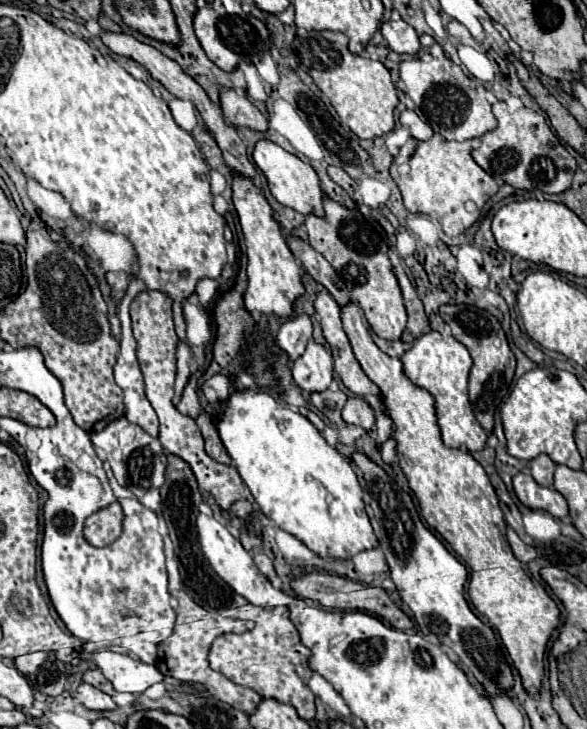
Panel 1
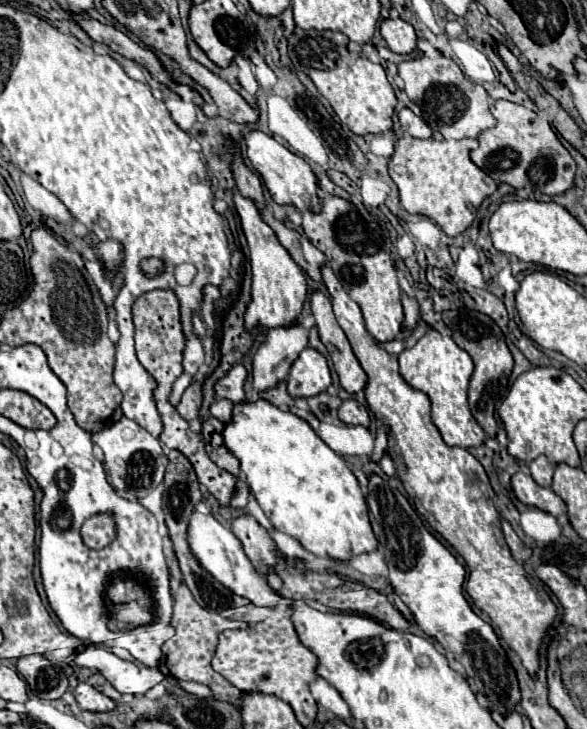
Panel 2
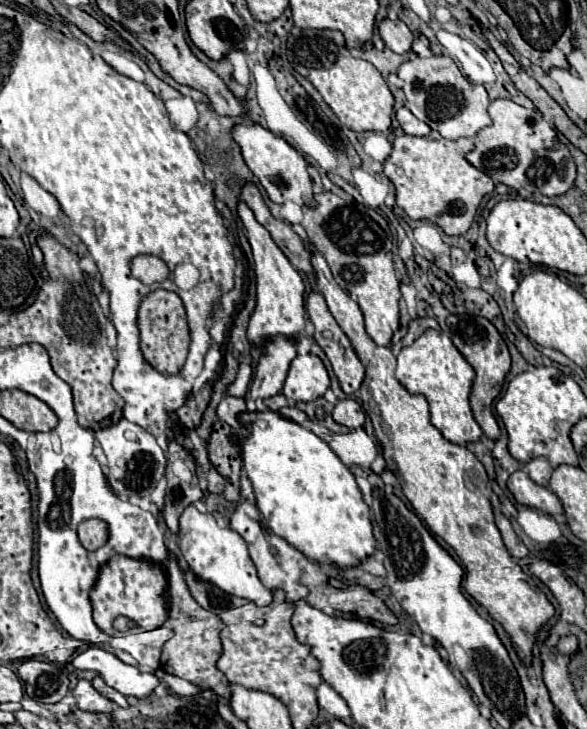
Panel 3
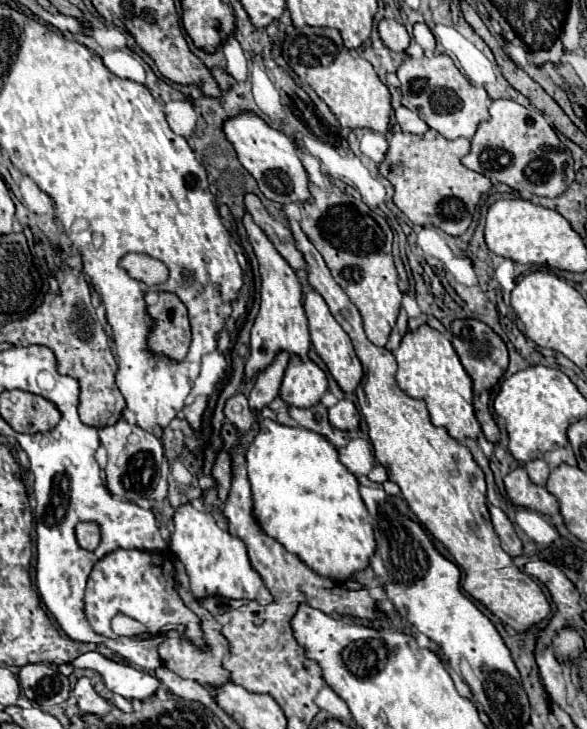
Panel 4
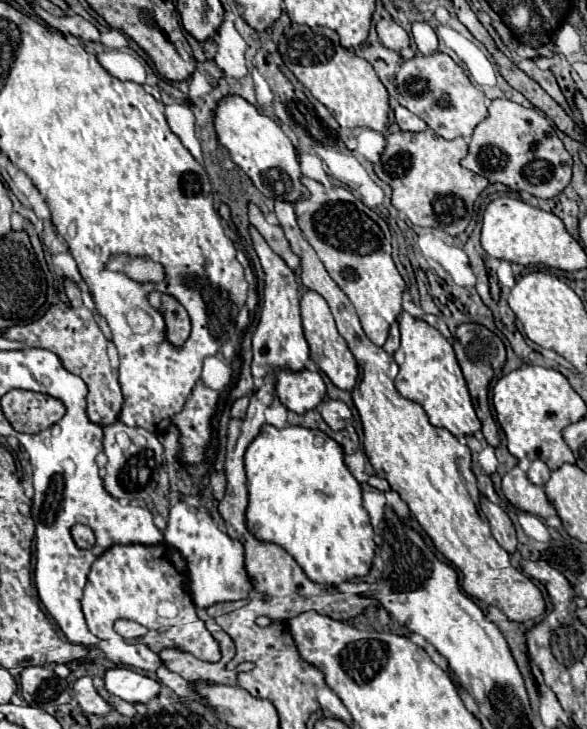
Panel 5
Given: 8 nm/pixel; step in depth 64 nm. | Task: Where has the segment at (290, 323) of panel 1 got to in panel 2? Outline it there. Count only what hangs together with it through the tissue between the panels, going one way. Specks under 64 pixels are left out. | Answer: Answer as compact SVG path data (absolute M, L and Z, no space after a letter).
M298 326L268 330L264 344L254 356L252 386L256 392L266 392L276 388L288 378L288 370L298 354L308 344L308 332Z

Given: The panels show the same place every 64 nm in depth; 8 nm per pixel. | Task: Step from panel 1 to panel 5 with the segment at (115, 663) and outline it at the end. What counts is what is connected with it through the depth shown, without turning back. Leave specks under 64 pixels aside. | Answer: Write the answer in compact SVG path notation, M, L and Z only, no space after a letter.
M112 668L104 676L106 690L130 704L146 704L158 696L160 684L148 676L136 674L130 668Z

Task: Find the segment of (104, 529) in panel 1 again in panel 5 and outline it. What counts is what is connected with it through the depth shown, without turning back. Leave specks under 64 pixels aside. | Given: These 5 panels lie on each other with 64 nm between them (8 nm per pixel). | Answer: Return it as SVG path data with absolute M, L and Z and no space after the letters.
M76 524L70 528L70 534L72 534L72 540L78 548L90 548L94 546L94 532L84 526L84 524Z

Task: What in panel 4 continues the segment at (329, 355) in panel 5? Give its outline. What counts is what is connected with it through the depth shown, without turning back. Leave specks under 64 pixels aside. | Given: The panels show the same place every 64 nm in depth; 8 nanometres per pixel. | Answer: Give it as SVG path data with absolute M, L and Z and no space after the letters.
M314 290L304 296L304 312L308 318L308 330L310 330L310 340L312 340L314 350L324 360L326 368L330 370L332 378L338 382L342 391L353 393L358 387L358 382L362 380L362 366L358 362L358 356L354 354L354 348L352 348L348 334L338 326L338 322L334 320L334 316L328 310L324 298Z

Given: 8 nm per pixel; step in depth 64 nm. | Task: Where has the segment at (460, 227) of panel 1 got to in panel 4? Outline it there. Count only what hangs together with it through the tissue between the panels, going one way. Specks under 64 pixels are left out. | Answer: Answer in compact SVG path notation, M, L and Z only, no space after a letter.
M428 130L420 136L396 132L388 144L388 152L378 166L378 172L394 186L392 200L402 214L418 226L436 226L450 236L464 234L472 222L480 196L492 186L486 176L468 170L460 162L462 156L470 152L470 140L446 140L436 130Z

